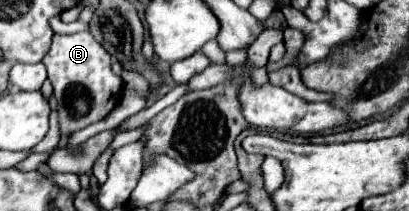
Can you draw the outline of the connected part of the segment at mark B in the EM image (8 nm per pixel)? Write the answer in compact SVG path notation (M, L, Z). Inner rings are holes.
M55 34L49 52L43 58L49 80L53 82L53 94L59 102L57 114L61 134L73 134L93 122L103 120L121 100L123 80L111 70L109 52L89 34Z

